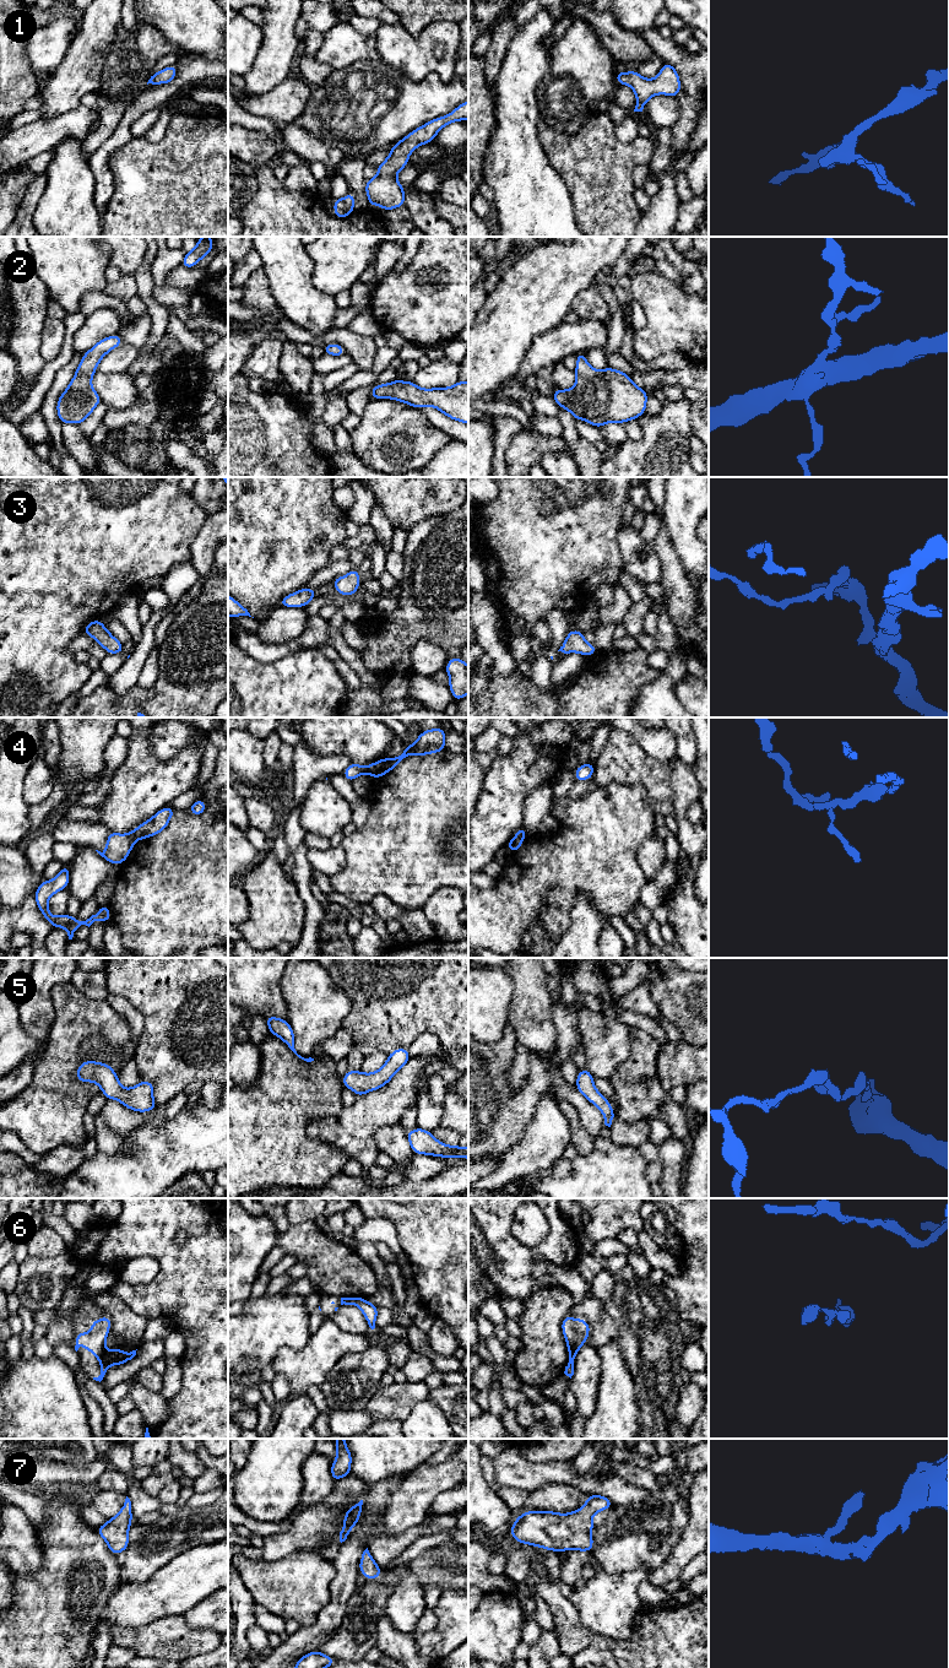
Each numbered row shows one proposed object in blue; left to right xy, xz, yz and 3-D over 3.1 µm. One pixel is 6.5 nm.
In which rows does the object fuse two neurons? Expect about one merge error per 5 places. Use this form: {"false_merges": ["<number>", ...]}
{"false_merges": ["4", "6"]}

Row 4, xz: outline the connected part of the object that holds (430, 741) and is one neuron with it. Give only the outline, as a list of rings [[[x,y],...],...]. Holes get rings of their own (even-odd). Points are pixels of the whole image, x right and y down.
[[[441,727],[433,730],[425,730],[421,732],[417,741],[413,744],[406,746],[403,752],[396,758],[383,758],[373,763],[368,774],[373,779],[378,779],[394,768],[396,768],[405,758],[411,754],[427,756],[436,752],[445,751],[446,733]]]

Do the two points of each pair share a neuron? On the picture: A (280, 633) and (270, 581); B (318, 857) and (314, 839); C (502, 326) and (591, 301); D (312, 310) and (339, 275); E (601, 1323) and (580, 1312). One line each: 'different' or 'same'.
A: different
B: different
C: different
D: different
E: same

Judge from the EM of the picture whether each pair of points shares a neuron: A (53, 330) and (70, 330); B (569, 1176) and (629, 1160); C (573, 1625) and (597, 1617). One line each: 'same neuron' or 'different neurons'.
A: different neurons
B: same neuron
C: different neurons

